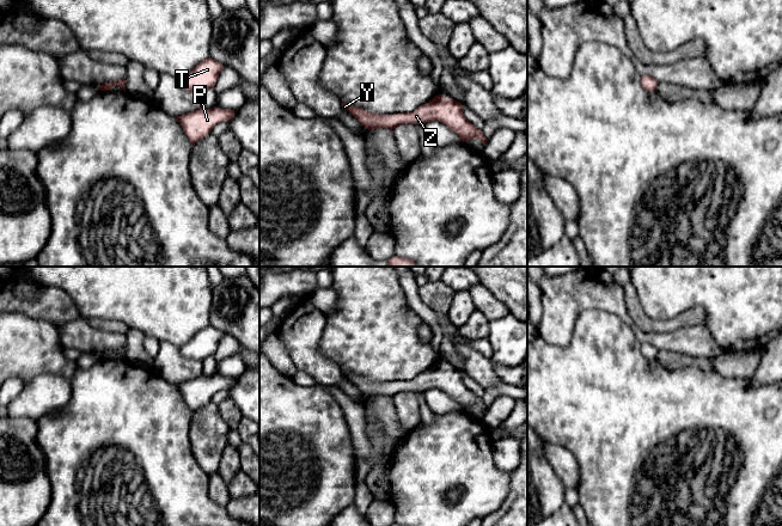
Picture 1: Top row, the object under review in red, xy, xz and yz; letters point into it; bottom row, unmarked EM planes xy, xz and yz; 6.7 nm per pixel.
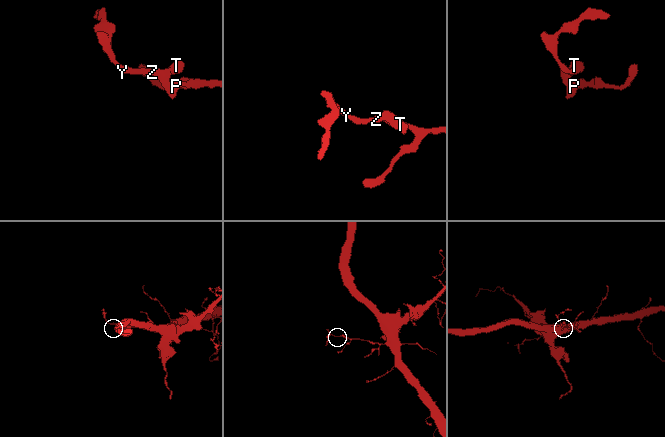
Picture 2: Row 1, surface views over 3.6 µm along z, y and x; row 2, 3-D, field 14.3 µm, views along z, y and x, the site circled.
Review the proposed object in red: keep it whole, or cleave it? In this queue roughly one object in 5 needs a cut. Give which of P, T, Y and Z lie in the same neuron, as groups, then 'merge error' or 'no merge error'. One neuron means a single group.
P T Y Z | no merge error

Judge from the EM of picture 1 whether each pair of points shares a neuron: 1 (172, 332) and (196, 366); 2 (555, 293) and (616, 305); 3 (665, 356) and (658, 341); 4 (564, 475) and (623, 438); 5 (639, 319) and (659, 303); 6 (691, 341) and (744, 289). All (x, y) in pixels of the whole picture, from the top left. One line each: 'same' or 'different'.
1: different
2: same
3: different
4: different
5: different
6: different

